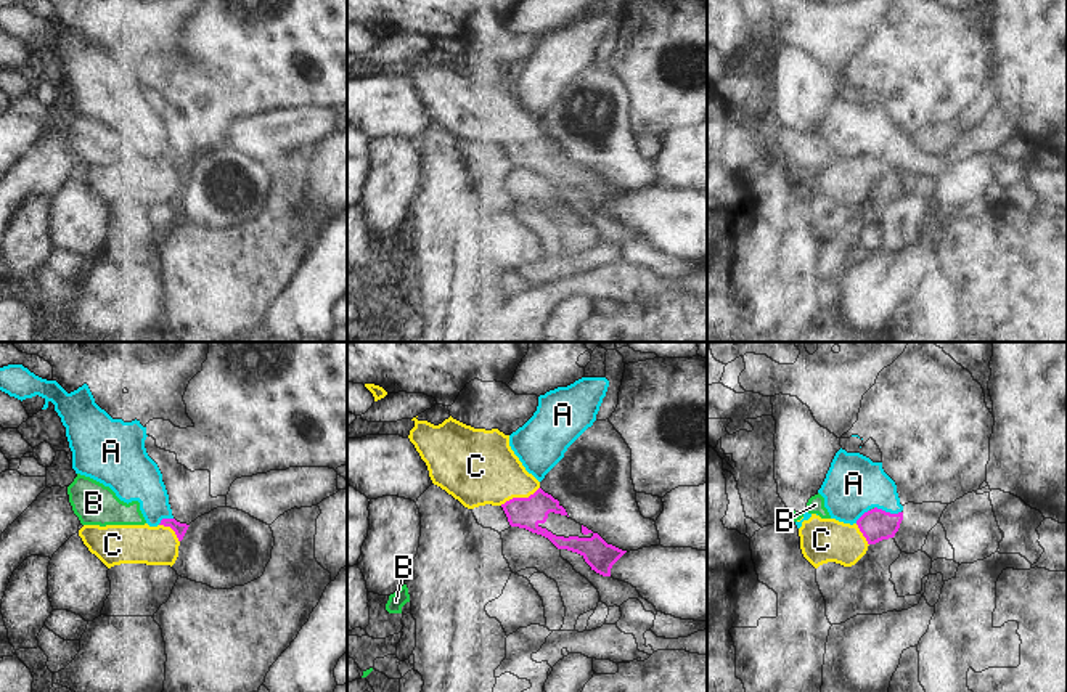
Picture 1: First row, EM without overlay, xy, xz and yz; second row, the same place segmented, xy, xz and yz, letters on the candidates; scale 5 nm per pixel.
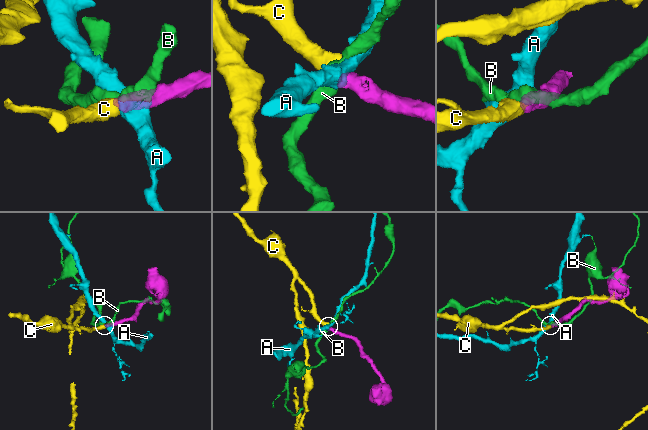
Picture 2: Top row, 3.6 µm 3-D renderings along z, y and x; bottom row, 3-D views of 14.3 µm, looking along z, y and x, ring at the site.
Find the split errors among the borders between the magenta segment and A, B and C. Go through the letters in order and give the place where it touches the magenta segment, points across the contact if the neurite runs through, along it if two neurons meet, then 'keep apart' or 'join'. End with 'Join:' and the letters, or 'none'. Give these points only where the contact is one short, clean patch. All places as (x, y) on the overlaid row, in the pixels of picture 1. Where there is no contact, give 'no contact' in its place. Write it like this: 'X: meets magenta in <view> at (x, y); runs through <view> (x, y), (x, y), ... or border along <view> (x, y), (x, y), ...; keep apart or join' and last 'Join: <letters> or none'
A: meets magenta in yz at (887, 512); border along yz (874, 506), (900, 512); keep apart
B: meets magenta in yz at (871, 509); border along yz (874, 508), (870, 511); keep apart
C: meets magenta in xz at (519, 498); runs through xz (526, 512), (526, 504), (519, 498), (498, 477), (481, 468); join
Join: C

